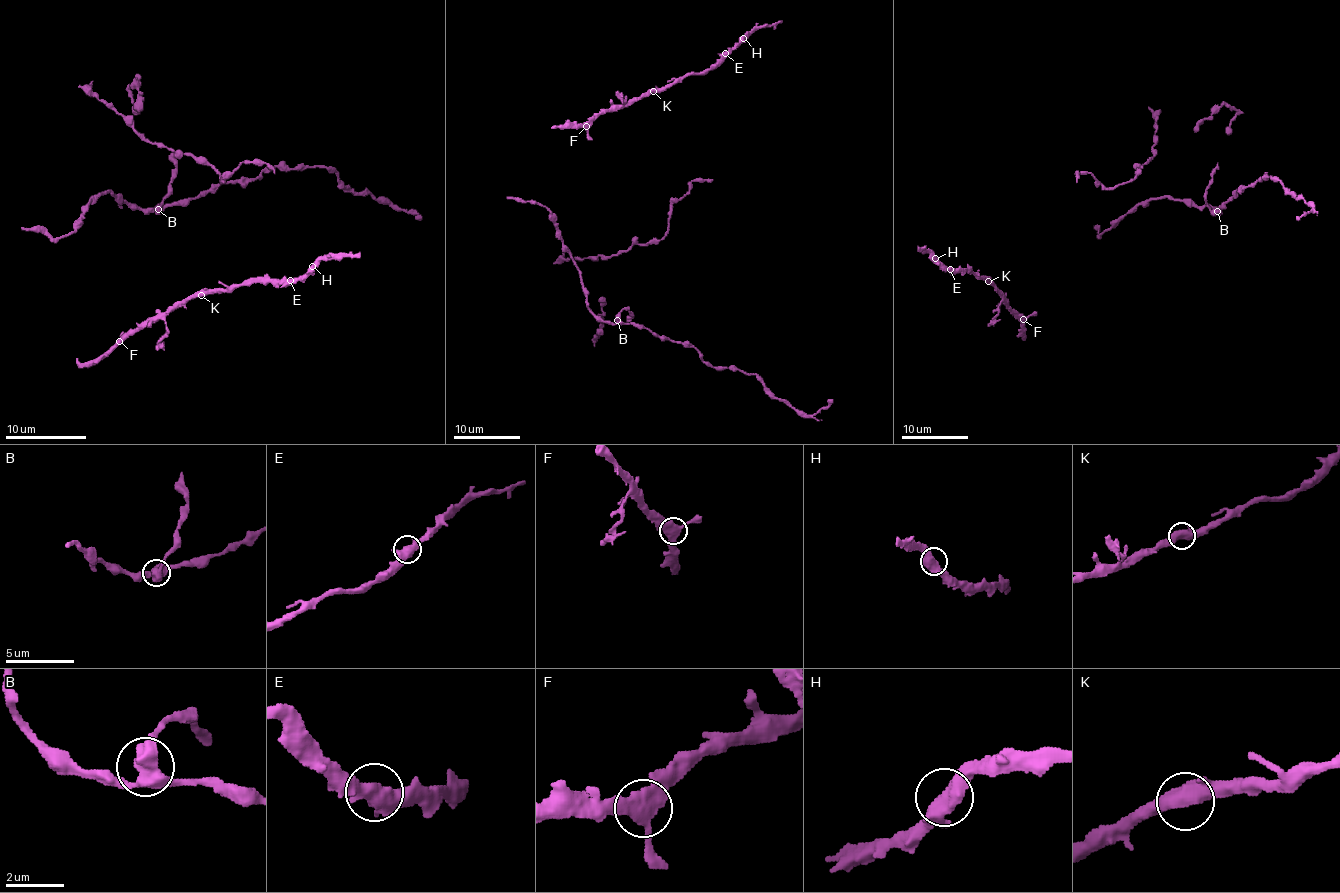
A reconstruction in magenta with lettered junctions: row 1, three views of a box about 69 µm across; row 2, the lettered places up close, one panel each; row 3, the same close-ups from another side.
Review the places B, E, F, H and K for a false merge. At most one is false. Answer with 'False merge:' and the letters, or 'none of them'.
False merge: B

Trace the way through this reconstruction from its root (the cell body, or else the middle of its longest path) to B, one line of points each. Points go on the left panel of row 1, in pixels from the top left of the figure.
B: (83, 213), (97, 195), (109, 191), (119, 203), (130, 203), (140, 209), (158, 209)

